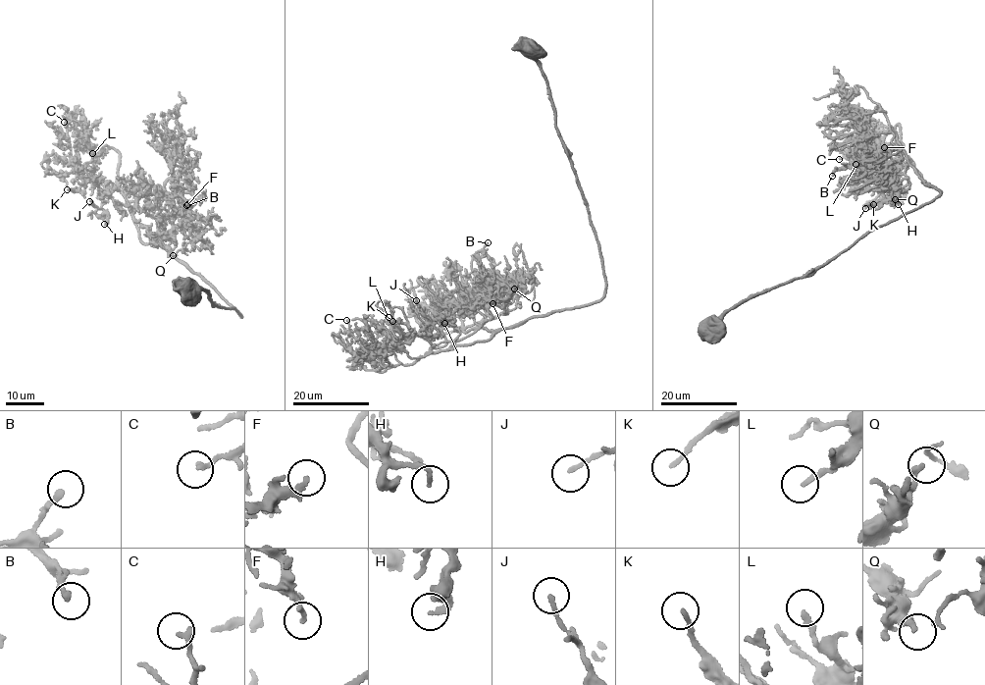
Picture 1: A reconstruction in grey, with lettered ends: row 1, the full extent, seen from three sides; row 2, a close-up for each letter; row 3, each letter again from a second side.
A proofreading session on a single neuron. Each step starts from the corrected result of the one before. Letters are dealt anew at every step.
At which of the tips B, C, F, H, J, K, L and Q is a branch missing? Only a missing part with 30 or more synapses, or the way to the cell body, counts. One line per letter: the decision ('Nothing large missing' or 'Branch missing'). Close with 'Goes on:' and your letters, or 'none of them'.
B: Nothing large missing
C: Nothing large missing
F: Nothing large missing
H: Nothing large missing
J: Nothing large missing
K: Nothing large missing
L: Nothing large missing
Q: Nothing large missing
Goes on: none of them

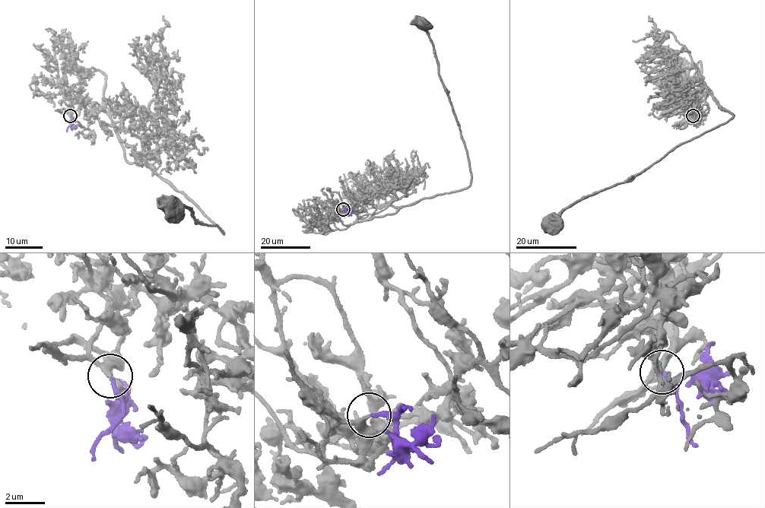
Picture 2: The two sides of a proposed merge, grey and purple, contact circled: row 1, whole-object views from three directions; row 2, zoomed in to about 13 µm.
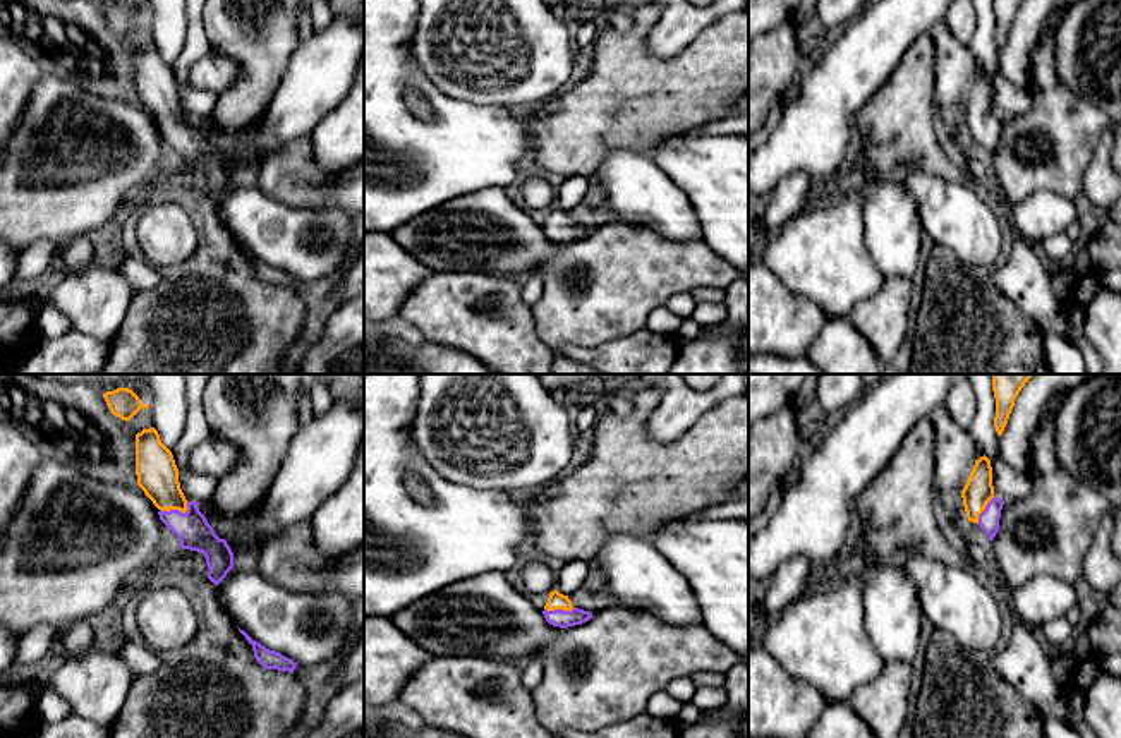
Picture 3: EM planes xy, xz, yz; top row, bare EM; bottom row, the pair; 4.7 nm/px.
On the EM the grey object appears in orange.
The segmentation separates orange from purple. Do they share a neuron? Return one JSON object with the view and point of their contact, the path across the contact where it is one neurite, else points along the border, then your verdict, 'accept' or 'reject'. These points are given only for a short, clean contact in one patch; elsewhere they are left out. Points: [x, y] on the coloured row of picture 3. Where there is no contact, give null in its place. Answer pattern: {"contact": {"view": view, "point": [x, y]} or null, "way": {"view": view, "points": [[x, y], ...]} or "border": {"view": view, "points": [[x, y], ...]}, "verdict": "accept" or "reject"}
{"contact": {"view": "xy", "point": [177, 508]}, "way": {"view": "xy", "points": [[157, 472], [165, 495], [177, 508], [194, 532]]}, "verdict": "accept"}

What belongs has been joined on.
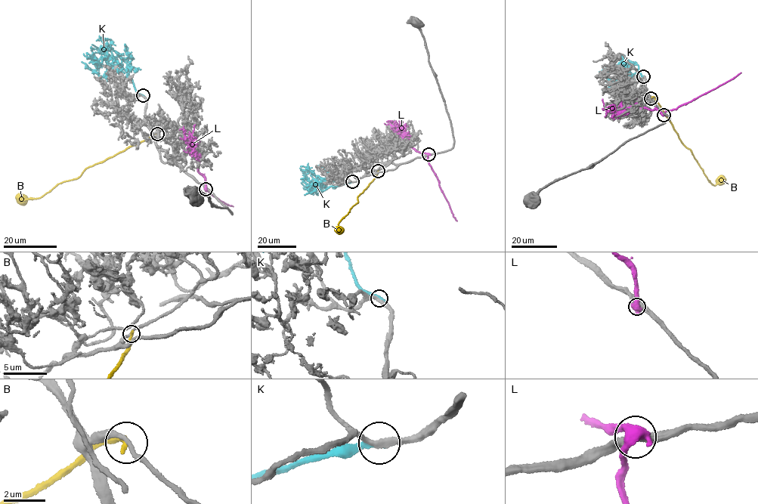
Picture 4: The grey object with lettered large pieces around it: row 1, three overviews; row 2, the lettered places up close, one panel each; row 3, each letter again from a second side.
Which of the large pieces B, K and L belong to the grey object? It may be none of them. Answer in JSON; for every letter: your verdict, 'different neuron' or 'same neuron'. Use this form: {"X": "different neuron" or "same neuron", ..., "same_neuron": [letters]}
{"B": "different neuron", "K": "same neuron", "L": "different neuron", "same_neuron": ["K"]}

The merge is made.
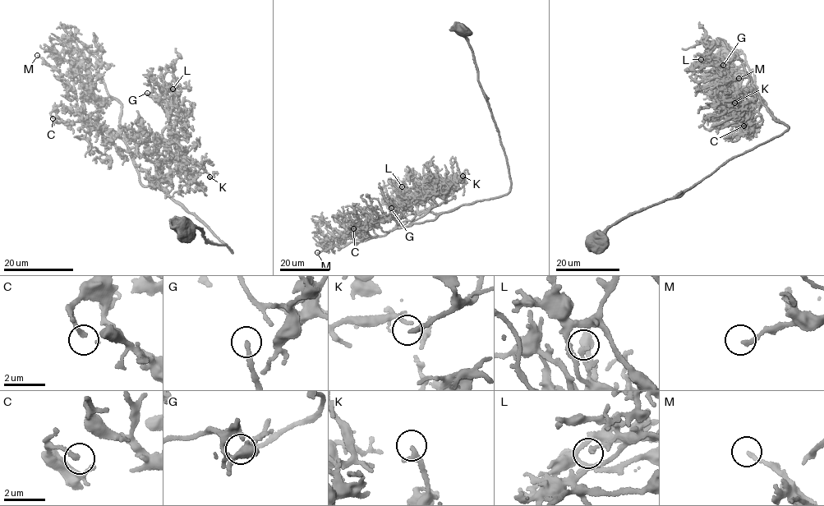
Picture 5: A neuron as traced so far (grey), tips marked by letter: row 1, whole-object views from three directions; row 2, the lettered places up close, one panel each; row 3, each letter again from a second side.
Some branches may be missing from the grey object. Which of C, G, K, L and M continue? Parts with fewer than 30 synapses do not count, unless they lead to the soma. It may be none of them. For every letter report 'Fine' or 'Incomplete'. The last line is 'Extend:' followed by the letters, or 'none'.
C: Fine
G: Incomplete
K: Incomplete
L: Fine
M: Fine
Extend: G, K

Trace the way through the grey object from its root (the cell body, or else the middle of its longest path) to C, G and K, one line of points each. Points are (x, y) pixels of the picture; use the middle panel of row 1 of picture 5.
C: (462, 31), (505, 154), (508, 191), (389, 231), (375, 226), (356, 231), (353, 228)
G: (462, 31), (505, 154), (508, 191), (435, 214), (397, 218), (391, 208)
K: (462, 31), (497, 127), (510, 188), (451, 211), (430, 212), (451, 188), (462, 187), (462, 176)

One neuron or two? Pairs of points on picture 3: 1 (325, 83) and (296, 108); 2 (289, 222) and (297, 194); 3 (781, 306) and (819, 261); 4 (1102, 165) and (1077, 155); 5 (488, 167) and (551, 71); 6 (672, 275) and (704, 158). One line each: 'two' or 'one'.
1: one
2: two
3: two
4: two
5: two
6: two

